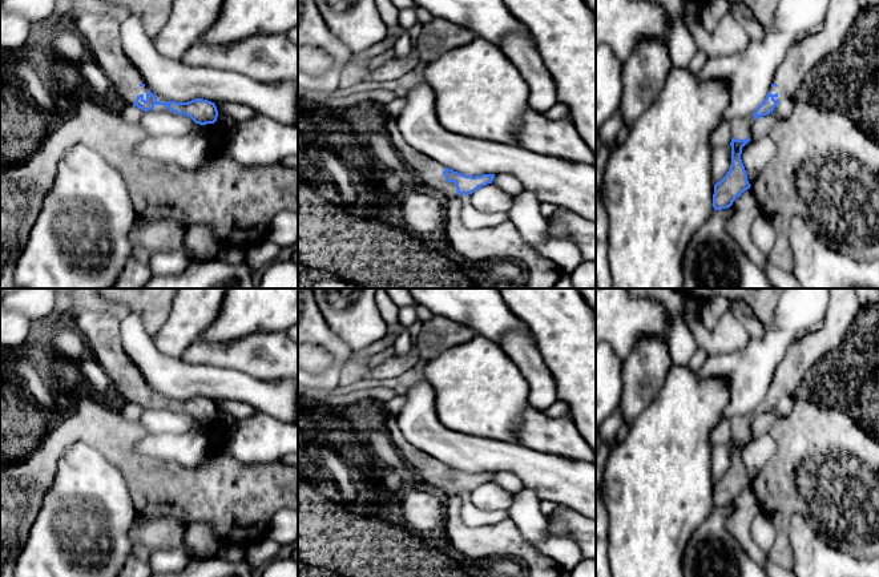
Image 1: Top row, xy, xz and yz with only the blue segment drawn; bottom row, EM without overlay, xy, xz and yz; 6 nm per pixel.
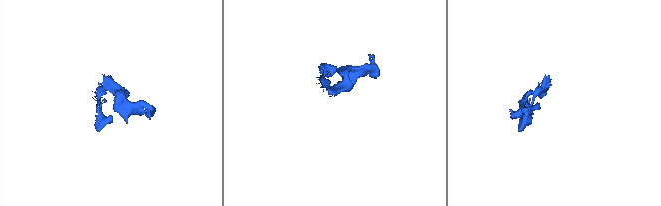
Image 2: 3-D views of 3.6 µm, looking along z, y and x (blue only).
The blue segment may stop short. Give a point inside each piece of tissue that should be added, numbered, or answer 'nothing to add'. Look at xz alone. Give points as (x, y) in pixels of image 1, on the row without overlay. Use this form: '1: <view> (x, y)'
1: xz (428, 472)

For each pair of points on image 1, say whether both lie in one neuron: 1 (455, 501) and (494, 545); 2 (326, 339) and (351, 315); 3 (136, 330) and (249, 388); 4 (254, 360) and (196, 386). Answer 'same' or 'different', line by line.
1: same
2: different
3: same
4: different

